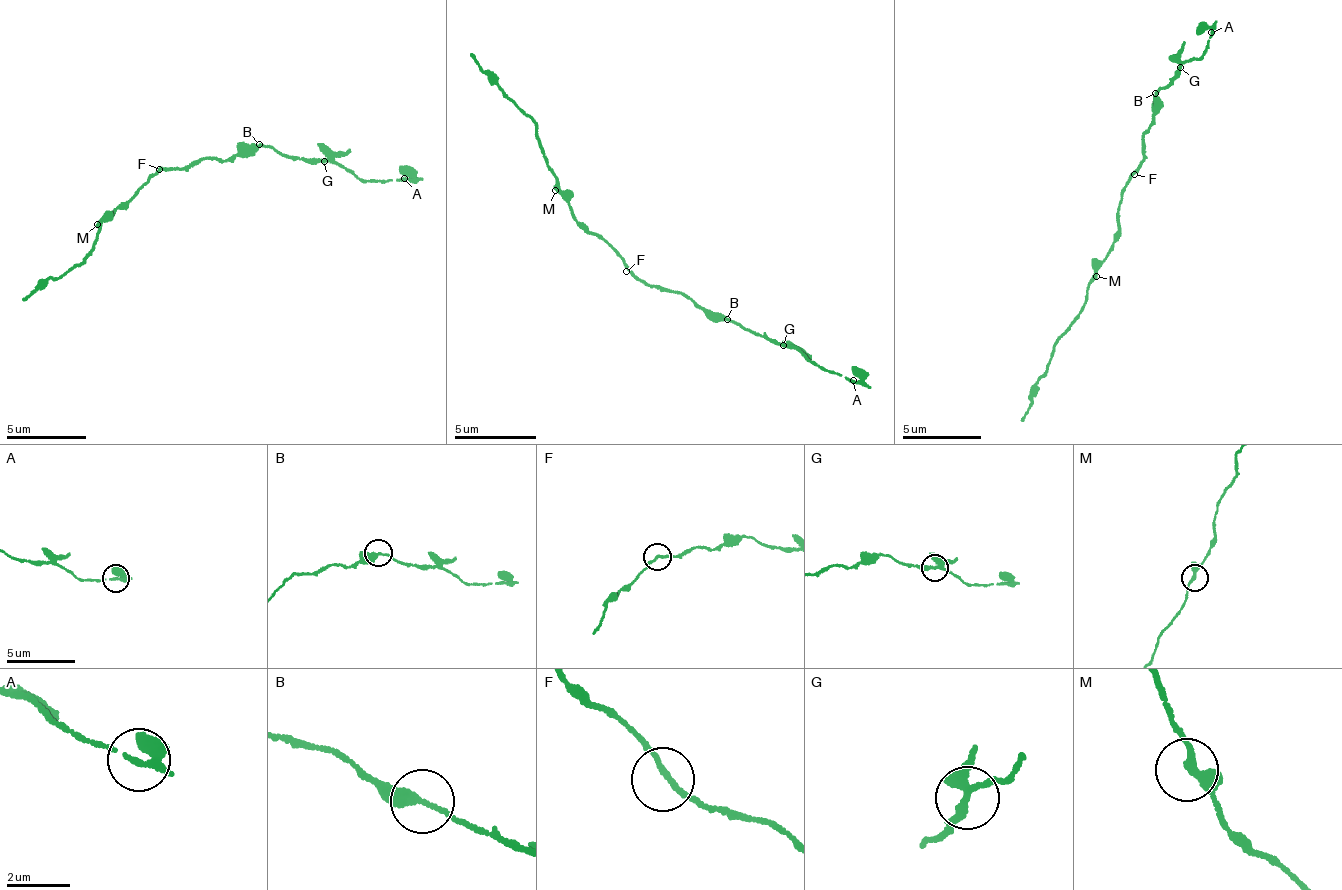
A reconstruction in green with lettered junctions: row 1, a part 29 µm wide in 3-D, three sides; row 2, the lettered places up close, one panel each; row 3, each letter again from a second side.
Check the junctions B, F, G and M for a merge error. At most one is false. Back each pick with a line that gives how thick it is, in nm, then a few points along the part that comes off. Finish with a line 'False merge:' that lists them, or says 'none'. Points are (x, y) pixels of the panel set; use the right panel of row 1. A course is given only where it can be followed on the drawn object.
G: Thickness 280 nm. Course of the part to remove: (1181, 67), (1205, 51), (1211, 32), (1196, 27)
False merge: G

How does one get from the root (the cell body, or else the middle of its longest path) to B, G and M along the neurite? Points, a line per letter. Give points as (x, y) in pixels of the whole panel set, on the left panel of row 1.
B: (163, 168), (182, 169), (203, 160), (219, 160), (259, 144)
G: (163, 168), (182, 169), (203, 160), (219, 160), (268, 145), (282, 153), (323, 160)
M: (163, 168), (148, 180), (127, 206), (97, 224)

